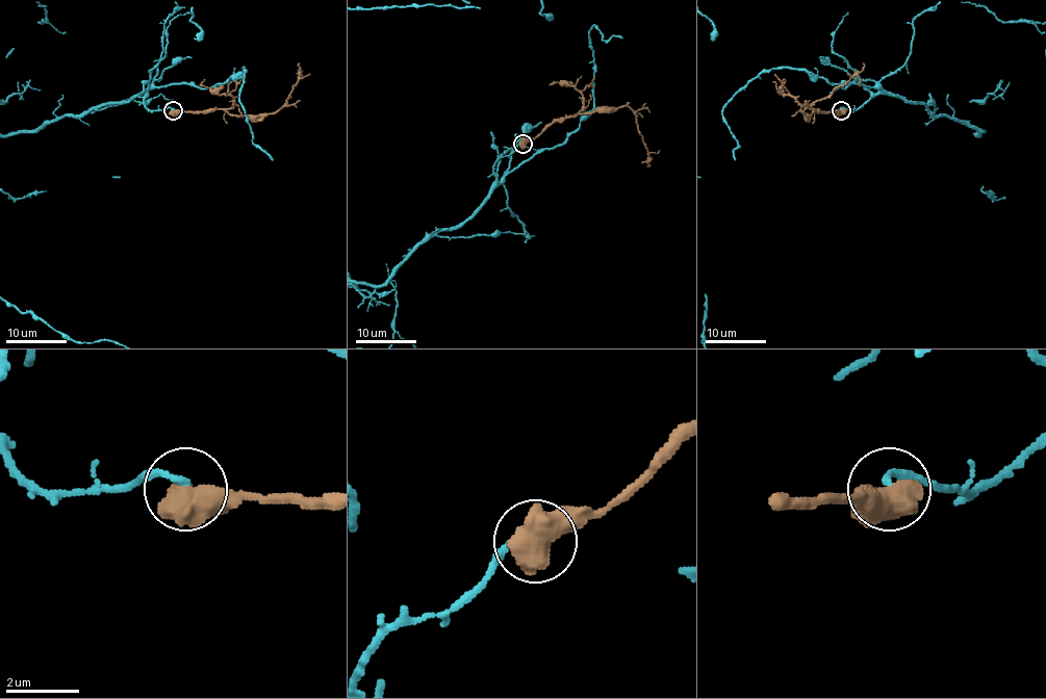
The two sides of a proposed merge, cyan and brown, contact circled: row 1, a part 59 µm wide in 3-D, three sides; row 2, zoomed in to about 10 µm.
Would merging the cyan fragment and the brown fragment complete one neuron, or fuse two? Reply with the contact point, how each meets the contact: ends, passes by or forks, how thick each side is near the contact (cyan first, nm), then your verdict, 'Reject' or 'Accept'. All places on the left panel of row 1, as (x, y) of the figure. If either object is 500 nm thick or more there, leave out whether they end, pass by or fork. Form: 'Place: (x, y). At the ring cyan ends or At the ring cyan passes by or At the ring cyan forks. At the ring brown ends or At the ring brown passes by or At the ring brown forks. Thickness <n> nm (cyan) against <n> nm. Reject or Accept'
Place: (173, 110). Thickness 160 nm (cyan) against 850 nm. Reject

